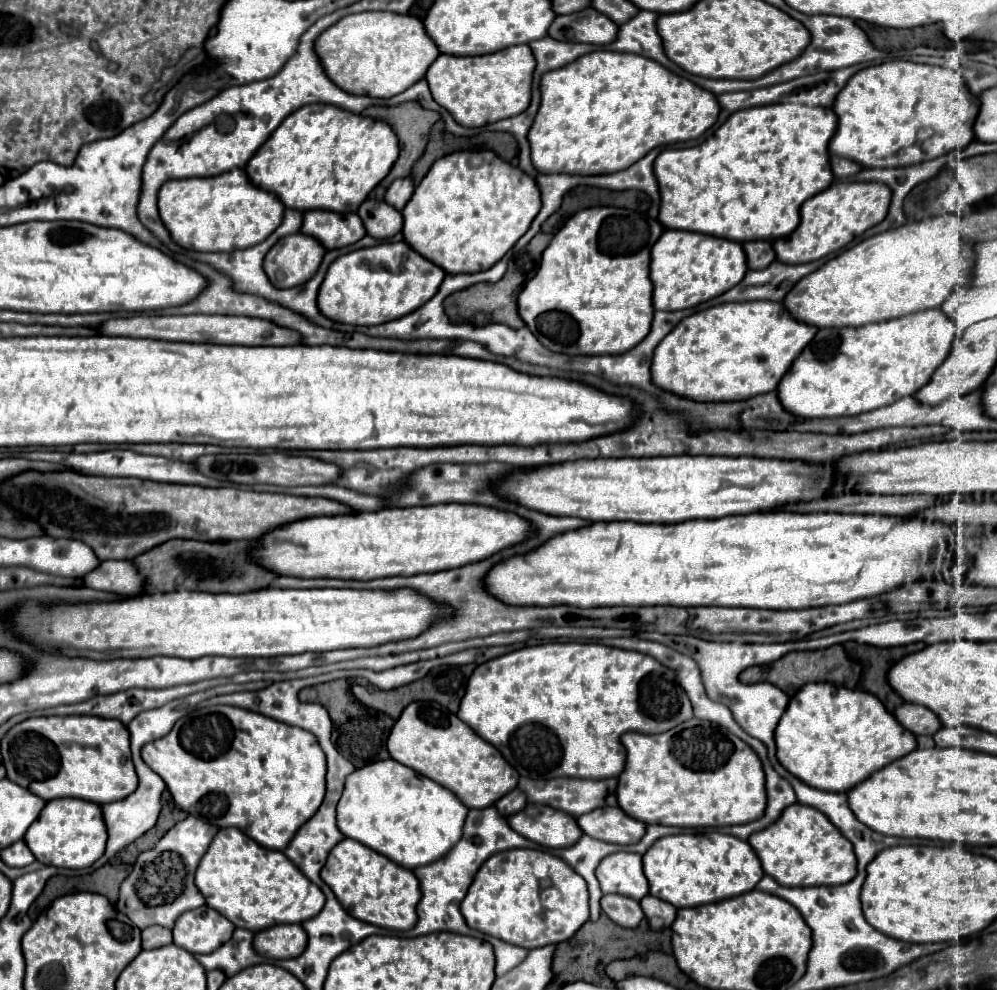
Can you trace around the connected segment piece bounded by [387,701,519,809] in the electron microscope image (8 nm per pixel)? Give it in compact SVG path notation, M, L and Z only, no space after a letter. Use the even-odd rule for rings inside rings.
M415 701L407 705L391 729L387 749L395 761L453 791L469 809L495 805L495 801L513 791L519 783L519 773L493 745L481 739L455 713L435 701Z

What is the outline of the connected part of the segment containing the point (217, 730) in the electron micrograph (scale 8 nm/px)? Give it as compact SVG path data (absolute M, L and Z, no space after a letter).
M203 707L179 719L169 735L141 749L143 761L163 777L179 809L217 827L239 827L261 847L285 851L297 829L309 821L325 797L327 759L313 733L241 707Z

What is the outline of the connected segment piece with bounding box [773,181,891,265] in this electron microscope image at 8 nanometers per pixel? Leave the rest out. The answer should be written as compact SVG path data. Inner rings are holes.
M875 181L831 183L825 191L813 195L803 203L799 227L791 235L773 241L777 259L797 265L797 263L809 263L833 251L839 251L841 247L851 243L855 237L863 235L869 227L881 223L889 211L889 201L891 201L891 189L885 183L875 183Z

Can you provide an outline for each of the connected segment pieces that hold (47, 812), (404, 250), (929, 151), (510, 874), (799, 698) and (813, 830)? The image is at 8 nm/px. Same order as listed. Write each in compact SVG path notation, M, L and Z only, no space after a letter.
M73 797L47 801L39 819L27 829L25 841L35 859L45 865L69 867L69 869L89 867L105 853L107 829L101 817L101 807L91 805L91 801L81 801Z
M405 241L379 243L337 257L319 289L319 309L335 321L351 325L379 325L403 317L433 297L445 271L413 251Z
M891 60L855 73L837 95L833 111L837 113L839 123L829 143L831 155L857 161L863 167L901 167L929 161L955 149L965 149L975 139L973 123L979 113L979 99L969 93L961 75L953 69Z
M513 849L495 853L481 865L461 903L461 913L471 929L537 949L569 941L589 919L587 901L587 883L565 861L539 849Z
M809 683L789 701L787 711L775 729L775 743L779 763L797 779L823 791L851 791L885 765L917 749L915 735L909 733L873 693L833 683Z
M801 803L789 805L781 817L763 831L749 837L763 871L785 887L815 887L815 885L841 885L855 877L853 845L837 831L837 827L817 809Z

